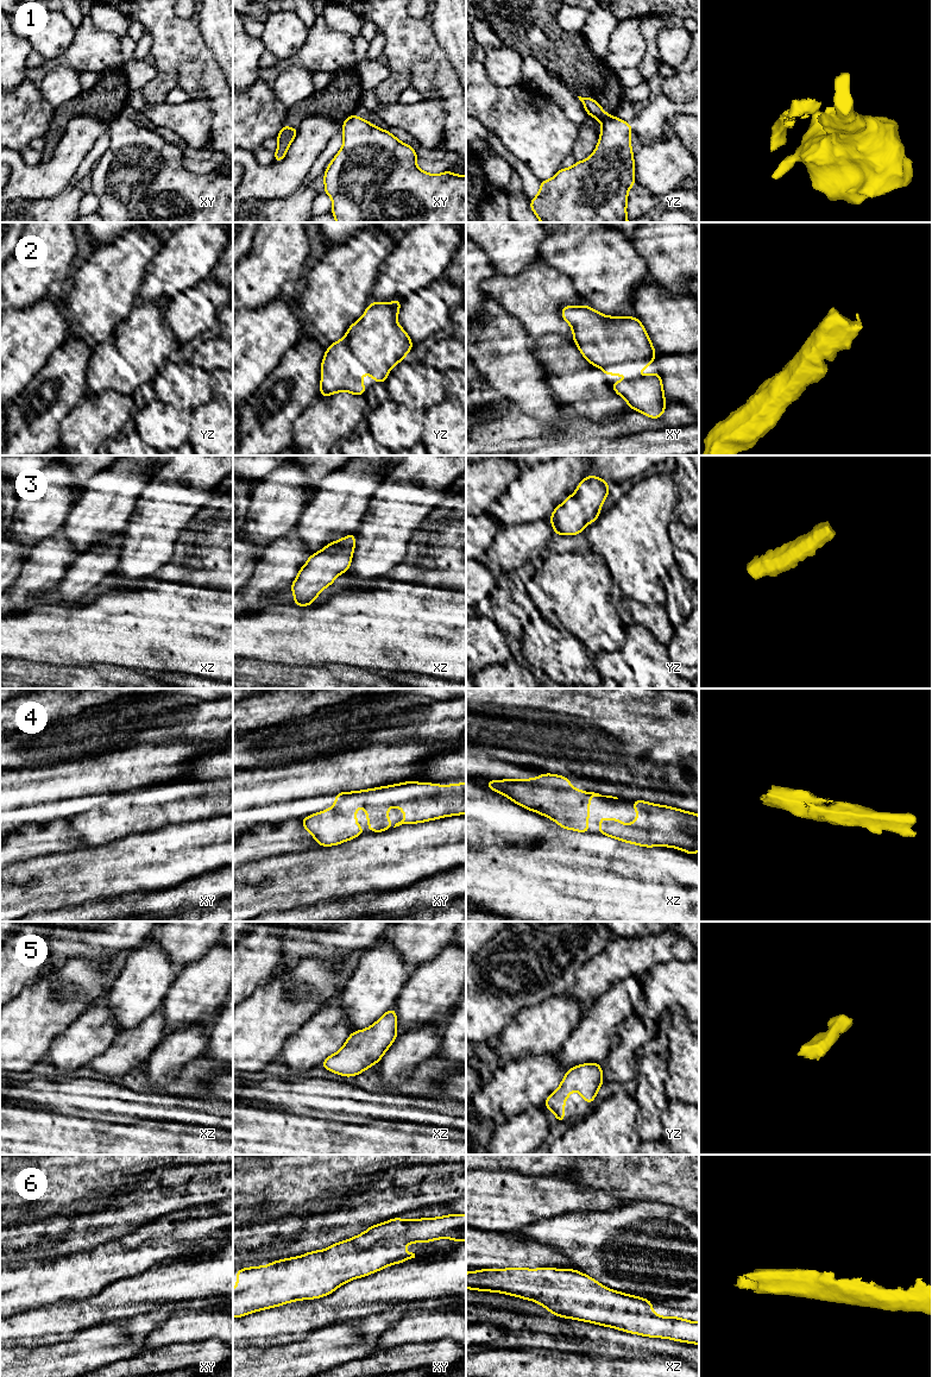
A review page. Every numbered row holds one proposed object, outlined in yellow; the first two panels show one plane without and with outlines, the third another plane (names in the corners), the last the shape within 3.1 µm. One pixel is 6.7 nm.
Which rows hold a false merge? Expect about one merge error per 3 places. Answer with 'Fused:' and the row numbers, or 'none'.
Fused: 1

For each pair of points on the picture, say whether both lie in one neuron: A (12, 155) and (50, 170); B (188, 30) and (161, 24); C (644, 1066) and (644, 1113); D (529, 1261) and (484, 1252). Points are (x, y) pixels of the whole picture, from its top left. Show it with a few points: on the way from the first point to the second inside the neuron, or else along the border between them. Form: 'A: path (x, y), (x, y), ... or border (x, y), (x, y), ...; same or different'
A: path (19, 164), (25, 170), (41, 170); same
B: path (181, 30), (168, 30); same
C: path (646, 1077), (646, 1101); same
D: path (518, 1252), (495, 1252); same

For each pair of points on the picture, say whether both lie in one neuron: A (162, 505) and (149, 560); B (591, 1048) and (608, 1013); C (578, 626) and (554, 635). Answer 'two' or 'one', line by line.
A: one
B: one
C: two

